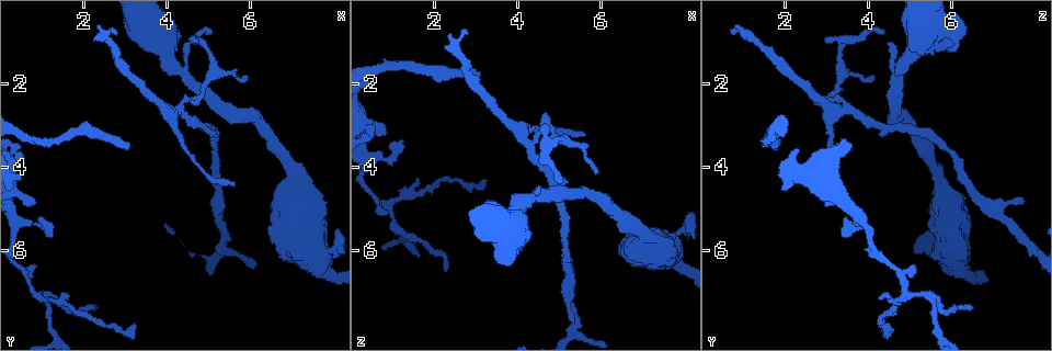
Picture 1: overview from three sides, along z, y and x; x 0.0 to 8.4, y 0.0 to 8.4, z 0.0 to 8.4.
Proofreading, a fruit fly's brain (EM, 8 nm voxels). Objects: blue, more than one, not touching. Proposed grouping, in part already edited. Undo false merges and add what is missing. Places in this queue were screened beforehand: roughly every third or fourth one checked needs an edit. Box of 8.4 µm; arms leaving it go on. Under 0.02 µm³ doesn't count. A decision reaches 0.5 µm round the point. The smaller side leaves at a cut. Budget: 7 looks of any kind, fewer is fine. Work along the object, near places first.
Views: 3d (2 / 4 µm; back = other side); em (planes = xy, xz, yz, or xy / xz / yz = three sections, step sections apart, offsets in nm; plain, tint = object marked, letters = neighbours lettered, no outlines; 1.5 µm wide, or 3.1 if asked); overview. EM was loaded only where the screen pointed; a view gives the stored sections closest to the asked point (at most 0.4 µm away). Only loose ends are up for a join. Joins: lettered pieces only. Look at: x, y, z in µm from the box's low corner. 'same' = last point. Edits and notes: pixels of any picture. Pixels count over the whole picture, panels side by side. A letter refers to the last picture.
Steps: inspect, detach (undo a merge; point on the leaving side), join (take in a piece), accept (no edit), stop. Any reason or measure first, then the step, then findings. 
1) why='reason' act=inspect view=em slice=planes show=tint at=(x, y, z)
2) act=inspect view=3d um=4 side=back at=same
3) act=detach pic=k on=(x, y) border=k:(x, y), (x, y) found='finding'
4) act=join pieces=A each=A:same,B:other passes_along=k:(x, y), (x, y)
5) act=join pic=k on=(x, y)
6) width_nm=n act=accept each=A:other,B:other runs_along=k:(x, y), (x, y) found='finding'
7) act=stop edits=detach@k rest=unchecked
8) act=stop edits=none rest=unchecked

why='free end' act=inspect view=em slice=xy step=4 show=tint at=(2.25, 7.40, 6.50)

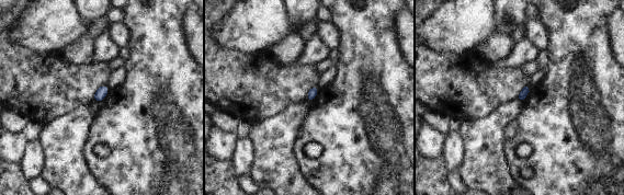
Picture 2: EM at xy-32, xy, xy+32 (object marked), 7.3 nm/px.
act=inspect view=em slice=planes show=letters at=same

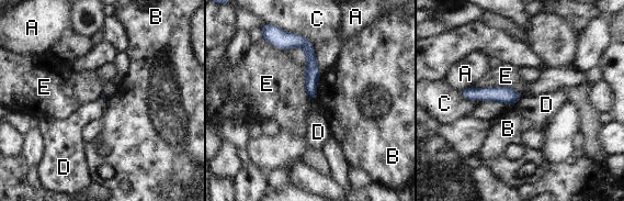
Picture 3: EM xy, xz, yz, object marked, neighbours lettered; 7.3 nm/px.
act=accept each=A:other,B:other,C:other,D:other,E:other border=3:(523, 97), (514, 104) found='no lettered piece goes on from it'

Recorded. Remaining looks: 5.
why='tapers out' act=inspect view=3d um=4 at=(1.60, 7.10, 4.25)

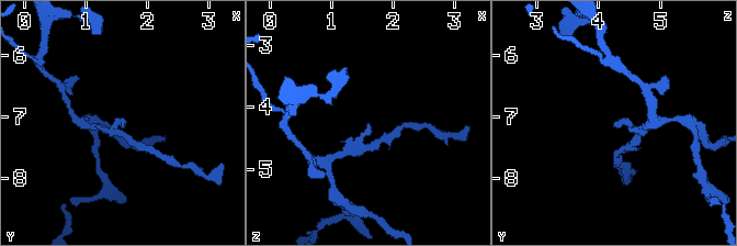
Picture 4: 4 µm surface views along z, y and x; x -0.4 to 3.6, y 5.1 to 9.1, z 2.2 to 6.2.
why='need the tissue' act=inspect view=em slice=planes show=letters at=(1.65, 7.15, 4.25)

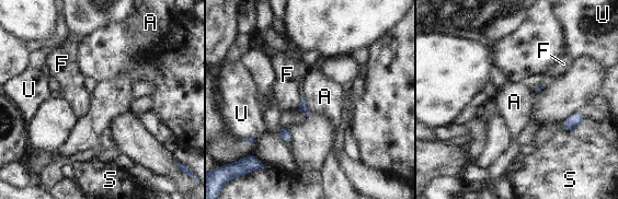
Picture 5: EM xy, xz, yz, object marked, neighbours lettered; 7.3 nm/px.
act=accept each=A:other,F:other,S:other,U:other border=5:(301, 96), (307, 102), (309, 112) found='none of them fits'

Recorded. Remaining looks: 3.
why='end of a long branch' act=inspect view=em slice=planes show=letters at=(3.05, 3.55, 1.80)

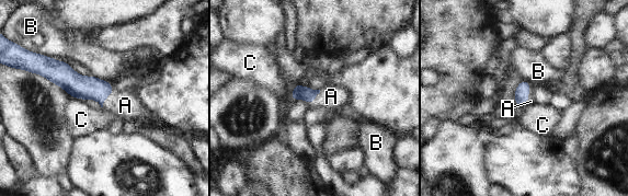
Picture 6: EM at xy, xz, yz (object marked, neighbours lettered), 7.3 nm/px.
act=join pieces=A each=A:same,B:other,C:other passes_along=6:(522, 91), (527, 95), (531, 101) found='it goes on there'

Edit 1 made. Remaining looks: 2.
act=stop edits=join@6 rest=unchecked

